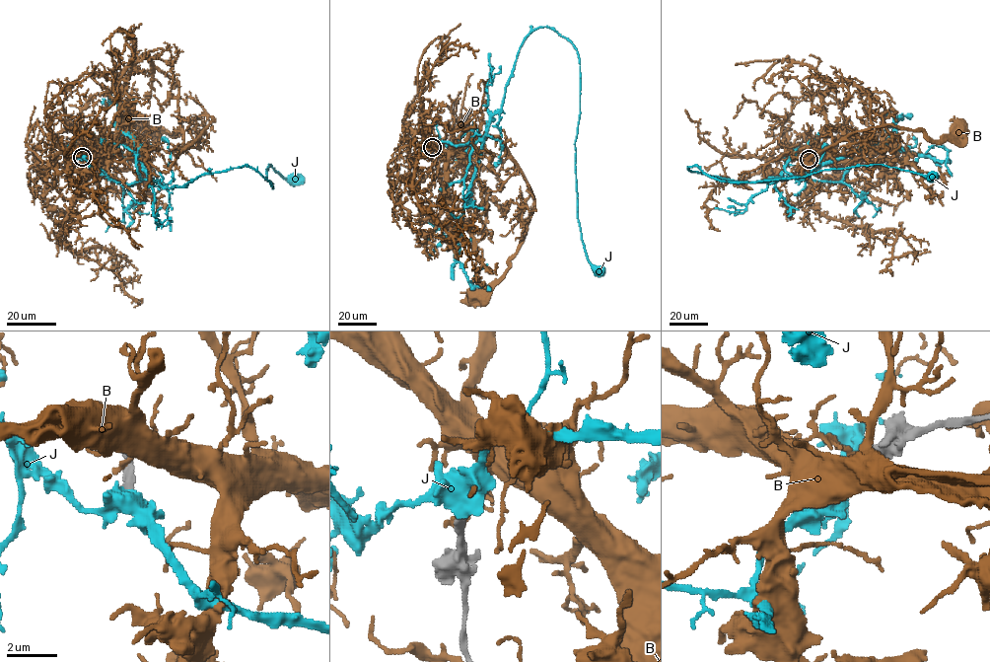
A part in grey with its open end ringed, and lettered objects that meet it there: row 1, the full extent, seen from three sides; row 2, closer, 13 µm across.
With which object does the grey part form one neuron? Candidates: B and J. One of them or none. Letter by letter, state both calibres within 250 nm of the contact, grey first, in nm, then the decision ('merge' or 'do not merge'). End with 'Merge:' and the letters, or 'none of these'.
B: calibres 280 and 220 nm; do not merge
J: calibres 360 and 850 nm; merge
Merge: J

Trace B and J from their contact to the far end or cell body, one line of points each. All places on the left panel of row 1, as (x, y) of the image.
B: (82, 154), (117, 162), (139, 157), (167, 172), (212, 118), (184, 119), (170, 133), (135, 120)
J: (82, 157), (126, 183), (182, 186), (247, 166), (272, 186), (265, 179), (269, 164), (296, 180)

